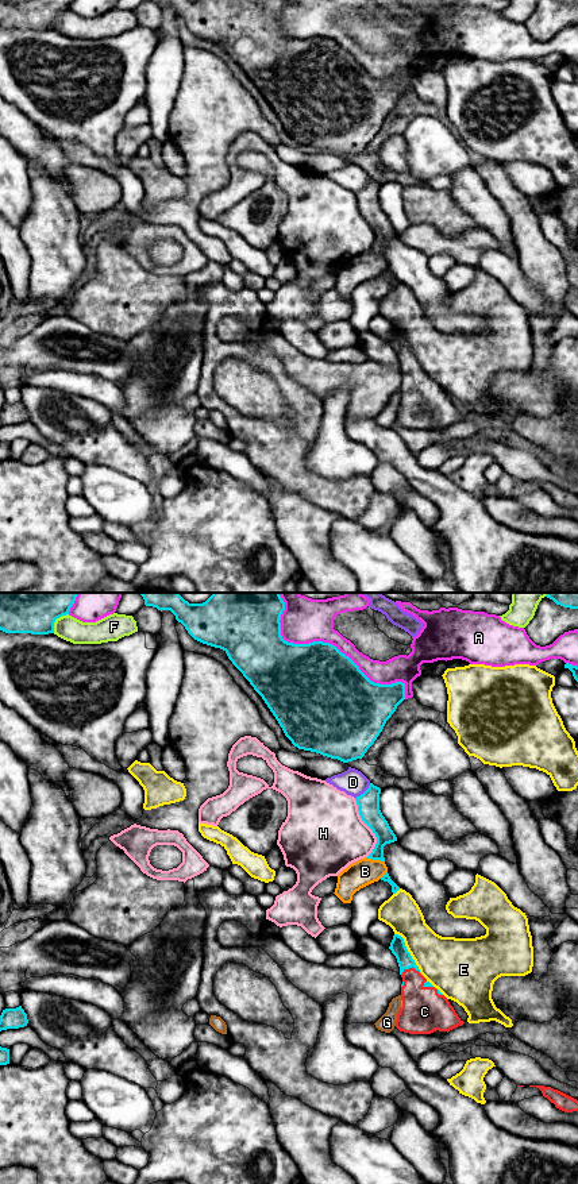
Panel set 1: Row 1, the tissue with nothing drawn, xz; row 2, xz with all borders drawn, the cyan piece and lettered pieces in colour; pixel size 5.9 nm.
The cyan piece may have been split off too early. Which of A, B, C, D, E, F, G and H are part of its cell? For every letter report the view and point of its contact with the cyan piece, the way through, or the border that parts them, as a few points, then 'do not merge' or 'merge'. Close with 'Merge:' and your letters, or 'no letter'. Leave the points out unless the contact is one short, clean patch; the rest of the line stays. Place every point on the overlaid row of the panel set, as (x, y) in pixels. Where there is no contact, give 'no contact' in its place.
A: contact xz (328, 643); do not merge
B: contact xz (374, 859); border xz (365, 857), (384, 862); do not merge
C: contact xz (409, 967); way xz (397, 945), (409, 967), (422, 1006); merge
D: contact xz (365, 791); do not merge
E: contact xz (407, 951); do not merge
F: contact xz (56, 619); do not merge
G: contact xz (401, 1003); do not merge
H: contact xz (369, 826); do not merge
Merge: C

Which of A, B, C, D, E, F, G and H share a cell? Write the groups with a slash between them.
A / B / C / D / E / F / G / H

